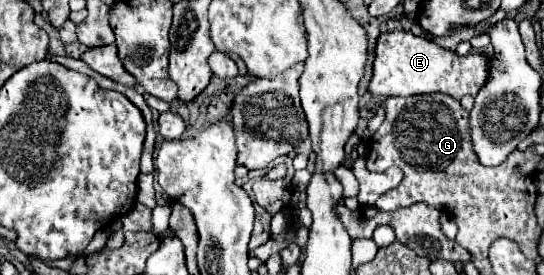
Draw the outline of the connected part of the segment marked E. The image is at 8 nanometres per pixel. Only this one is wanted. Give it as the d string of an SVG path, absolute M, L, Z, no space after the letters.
M392 30L380 34L376 40L368 92L372 96L414 96L446 92L460 100L464 94L474 96L482 88L482 82L486 82L486 70L488 56L472 52L460 58L456 52L444 50L436 42L418 38L408 30Z

